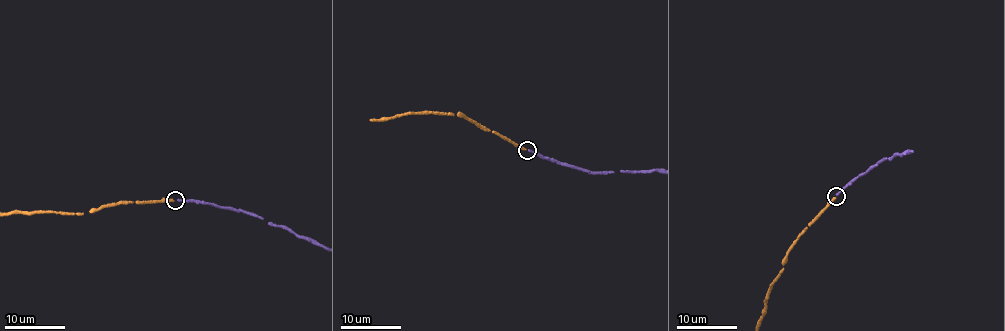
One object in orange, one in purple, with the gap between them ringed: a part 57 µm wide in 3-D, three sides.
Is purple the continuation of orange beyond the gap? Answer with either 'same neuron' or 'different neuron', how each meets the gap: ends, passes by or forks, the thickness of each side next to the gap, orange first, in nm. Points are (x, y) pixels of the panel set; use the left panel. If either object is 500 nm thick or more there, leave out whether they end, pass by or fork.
same neuron; orange ends; purple ends; calibres 200 and 150 nm

